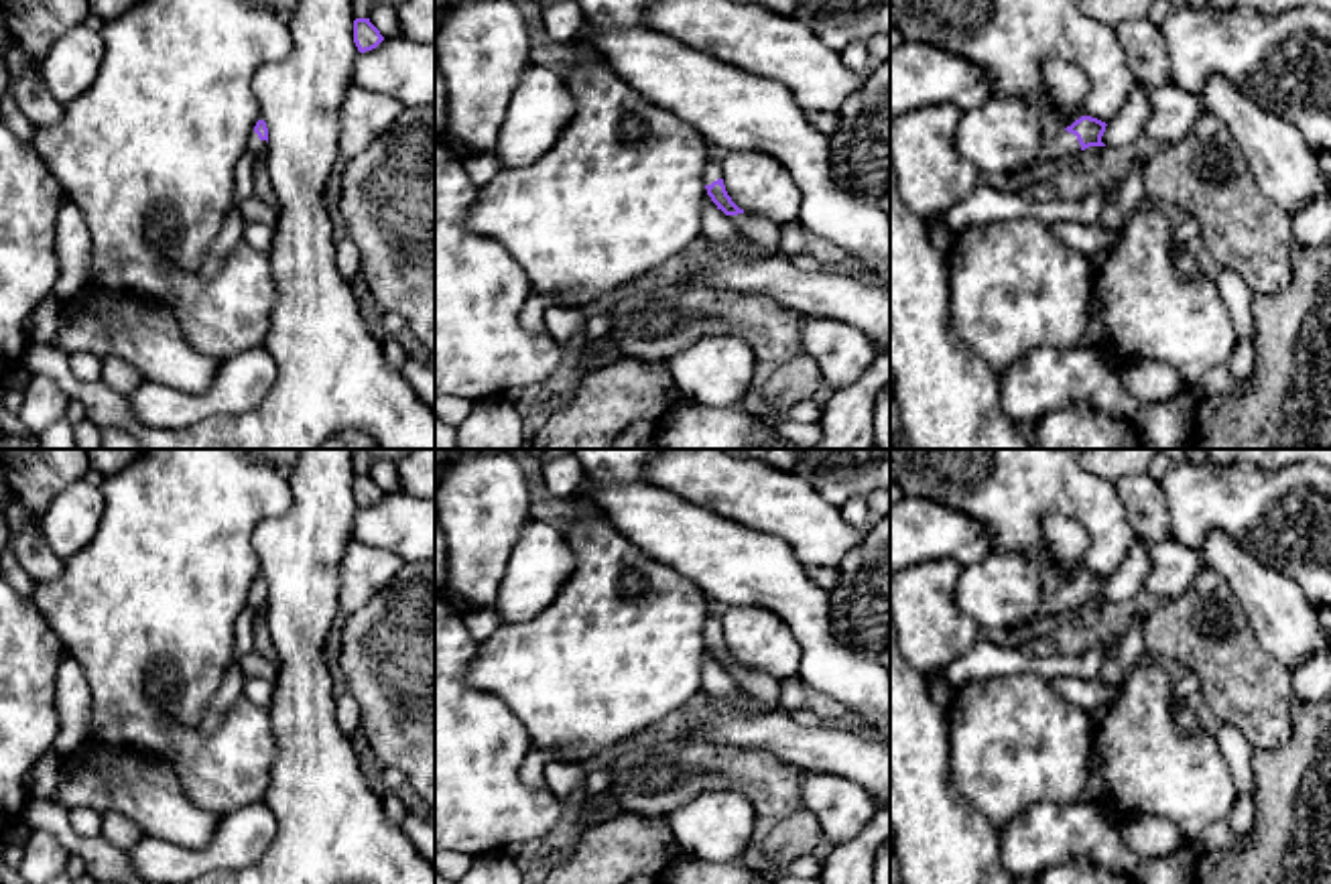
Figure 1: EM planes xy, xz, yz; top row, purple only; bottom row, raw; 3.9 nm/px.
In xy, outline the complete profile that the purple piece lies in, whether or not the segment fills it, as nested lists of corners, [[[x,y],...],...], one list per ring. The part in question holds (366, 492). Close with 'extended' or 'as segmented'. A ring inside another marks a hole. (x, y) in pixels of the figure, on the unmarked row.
[[[356,473],[354,476],[354,498],[360,508],[376,504],[382,496],[384,496],[384,492],[370,478],[370,473]]] | as segmented

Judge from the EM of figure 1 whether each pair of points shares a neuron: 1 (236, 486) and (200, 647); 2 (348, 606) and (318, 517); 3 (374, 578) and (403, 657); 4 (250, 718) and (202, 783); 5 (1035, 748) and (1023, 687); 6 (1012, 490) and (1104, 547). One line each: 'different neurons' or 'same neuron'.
1: same neuron
2: different neurons
3: different neurons
4: same neuron
5: same neuron
6: same neuron

